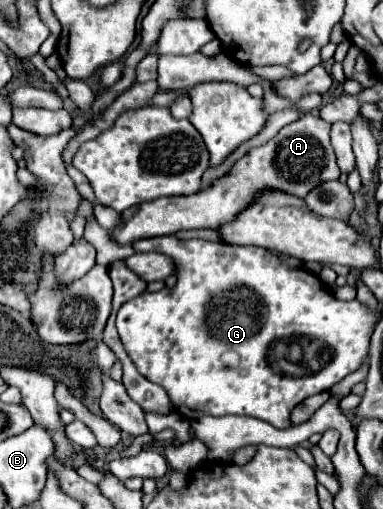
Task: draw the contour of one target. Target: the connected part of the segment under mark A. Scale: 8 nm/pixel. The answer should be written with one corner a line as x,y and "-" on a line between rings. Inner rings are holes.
312,113
300,117
298,121
284,125
278,135
262,147
250,149
246,157
242,157
210,187
204,187
194,195
162,197
158,201
128,209
128,215
124,215
118,225
110,229
110,237
118,245
128,245
154,235
174,235
182,229
218,229
222,223
232,221
262,189
280,189
304,199
306,193
318,183
338,179
340,175
328,133
330,123
322,121
320,117

